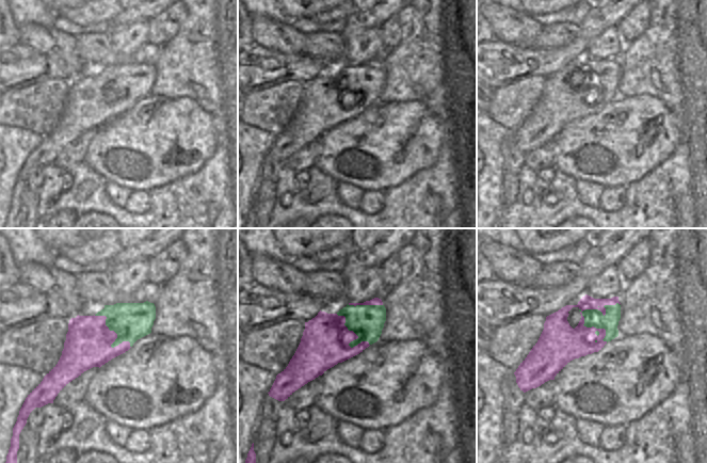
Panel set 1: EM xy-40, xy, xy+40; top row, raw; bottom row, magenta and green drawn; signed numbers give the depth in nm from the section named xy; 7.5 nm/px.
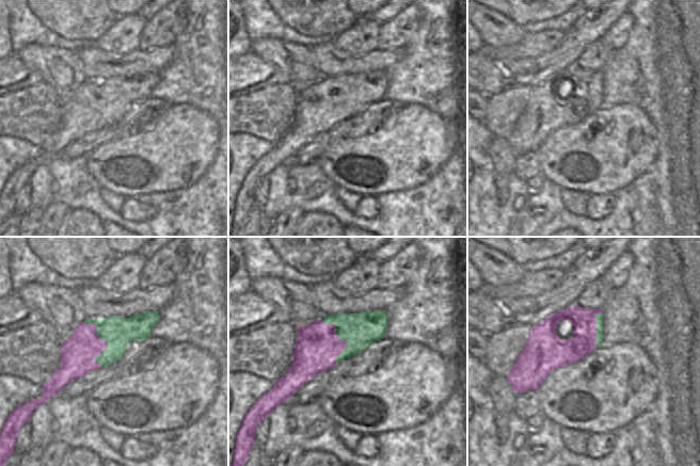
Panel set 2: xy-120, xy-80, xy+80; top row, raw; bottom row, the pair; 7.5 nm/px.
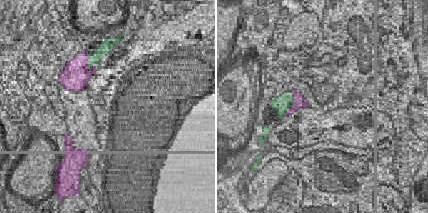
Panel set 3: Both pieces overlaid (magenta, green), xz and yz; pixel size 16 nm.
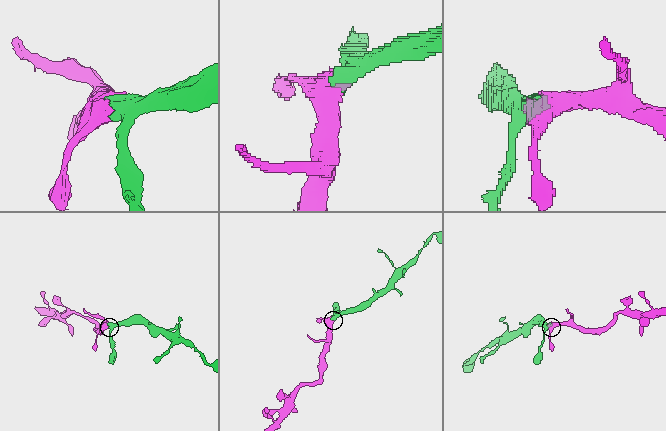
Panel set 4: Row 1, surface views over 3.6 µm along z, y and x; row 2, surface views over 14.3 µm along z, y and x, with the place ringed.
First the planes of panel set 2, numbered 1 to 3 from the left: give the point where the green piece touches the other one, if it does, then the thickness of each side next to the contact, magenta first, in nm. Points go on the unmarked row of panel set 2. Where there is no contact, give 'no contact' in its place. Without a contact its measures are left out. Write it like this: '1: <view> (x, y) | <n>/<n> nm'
1: xy-120 (105, 101) | 260/220 nm
2: xy-80 (338, 99) | 340/260 nm
3: xy+80 (595, 89) | 190/50 nm

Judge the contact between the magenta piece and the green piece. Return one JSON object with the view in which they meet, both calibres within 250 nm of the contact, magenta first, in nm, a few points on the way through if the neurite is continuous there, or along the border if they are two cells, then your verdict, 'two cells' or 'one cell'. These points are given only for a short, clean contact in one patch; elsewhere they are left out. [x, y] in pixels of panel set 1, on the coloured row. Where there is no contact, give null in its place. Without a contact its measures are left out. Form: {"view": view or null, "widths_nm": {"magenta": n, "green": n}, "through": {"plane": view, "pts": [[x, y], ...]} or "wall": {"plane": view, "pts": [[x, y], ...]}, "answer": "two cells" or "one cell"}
{"view": "xy+40", "widths_nm": {"magenta": 190, "green": 130}, "answer": "one cell"}

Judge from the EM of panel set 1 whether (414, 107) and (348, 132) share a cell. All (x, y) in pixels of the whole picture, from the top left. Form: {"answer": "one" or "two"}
{"answer": "one"}

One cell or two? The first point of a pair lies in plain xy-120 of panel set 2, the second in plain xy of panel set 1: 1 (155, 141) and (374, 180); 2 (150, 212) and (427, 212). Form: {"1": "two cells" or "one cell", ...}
{"1": "one cell", "2": "two cells"}

